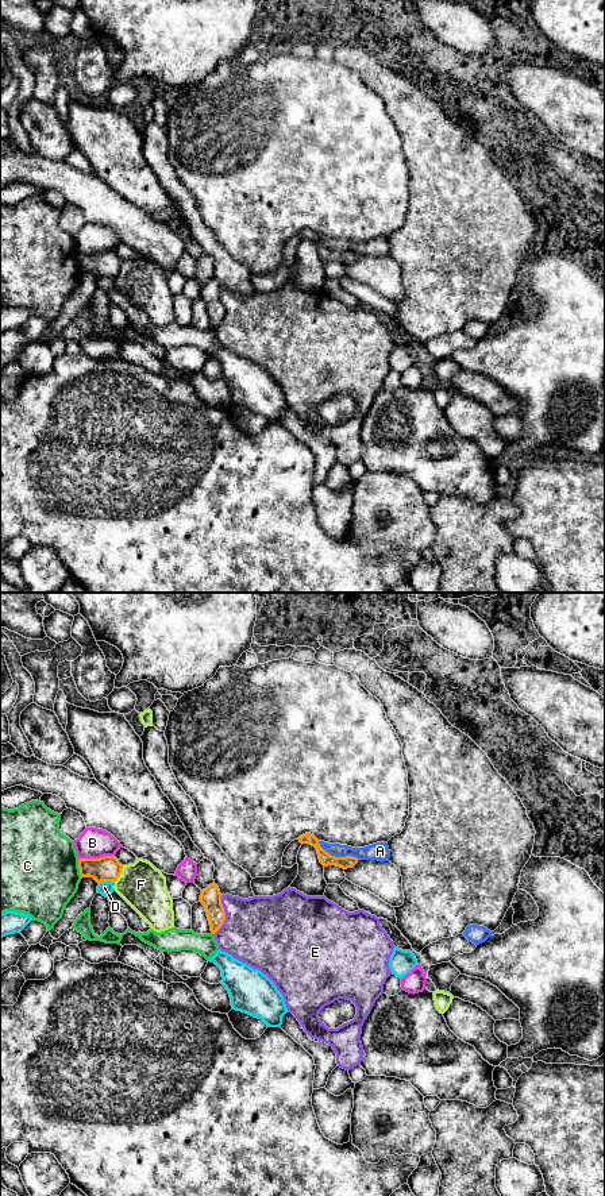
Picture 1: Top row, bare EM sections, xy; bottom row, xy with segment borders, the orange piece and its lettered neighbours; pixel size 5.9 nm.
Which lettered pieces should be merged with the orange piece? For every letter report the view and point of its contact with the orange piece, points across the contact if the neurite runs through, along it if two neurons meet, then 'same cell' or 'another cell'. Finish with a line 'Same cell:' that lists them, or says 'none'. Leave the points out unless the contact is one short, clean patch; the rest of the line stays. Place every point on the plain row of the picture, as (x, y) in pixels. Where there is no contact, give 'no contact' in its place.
A: meets orange in xy at (338, 253); border along xy (318, 236), (331, 250), (355, 251), (359, 254); another cell
B: meets orange in xy at (96, 254); another cell
C: meets orange in xy at (79, 262); another cell
D: meets orange in xy at (106, 276); another cell
E: meets orange in xy at (224, 311); another cell
F: meets orange in xy at (119, 269); another cell
Same cell: none

